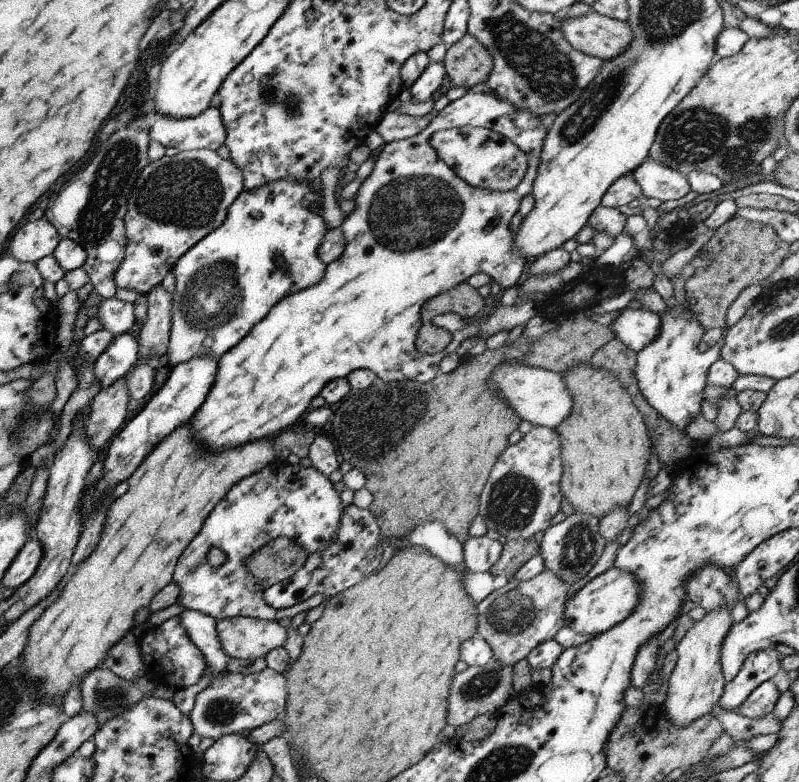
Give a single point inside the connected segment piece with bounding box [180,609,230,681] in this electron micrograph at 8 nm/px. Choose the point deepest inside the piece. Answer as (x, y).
(201, 628)

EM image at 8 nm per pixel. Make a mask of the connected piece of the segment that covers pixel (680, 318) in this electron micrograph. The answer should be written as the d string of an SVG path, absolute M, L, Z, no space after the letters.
M668 304L668 310L660 314L660 332L648 346L637 352L635 375L641 395L660 418L684 429L690 420L701 413L700 403L710 365L720 358L724 340L707 351L700 352L697 346L703 340L705 330L698 318L692 314L688 304L678 307Z

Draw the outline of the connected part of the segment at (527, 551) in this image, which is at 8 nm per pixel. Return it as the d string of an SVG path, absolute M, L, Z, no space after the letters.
M534 537L528 540L507 540L503 544L500 558L490 568L489 573L494 578L502 576L511 581L522 565L539 553L540 547Z

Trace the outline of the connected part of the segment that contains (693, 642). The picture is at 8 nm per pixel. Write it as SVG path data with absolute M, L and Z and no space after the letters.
M726 608L707 612L702 620L696 620L694 626L686 631L675 648L678 658L668 680L664 710L666 718L676 728L684 728L710 714L722 696L726 679L720 664L720 648L733 624L730 614Z

